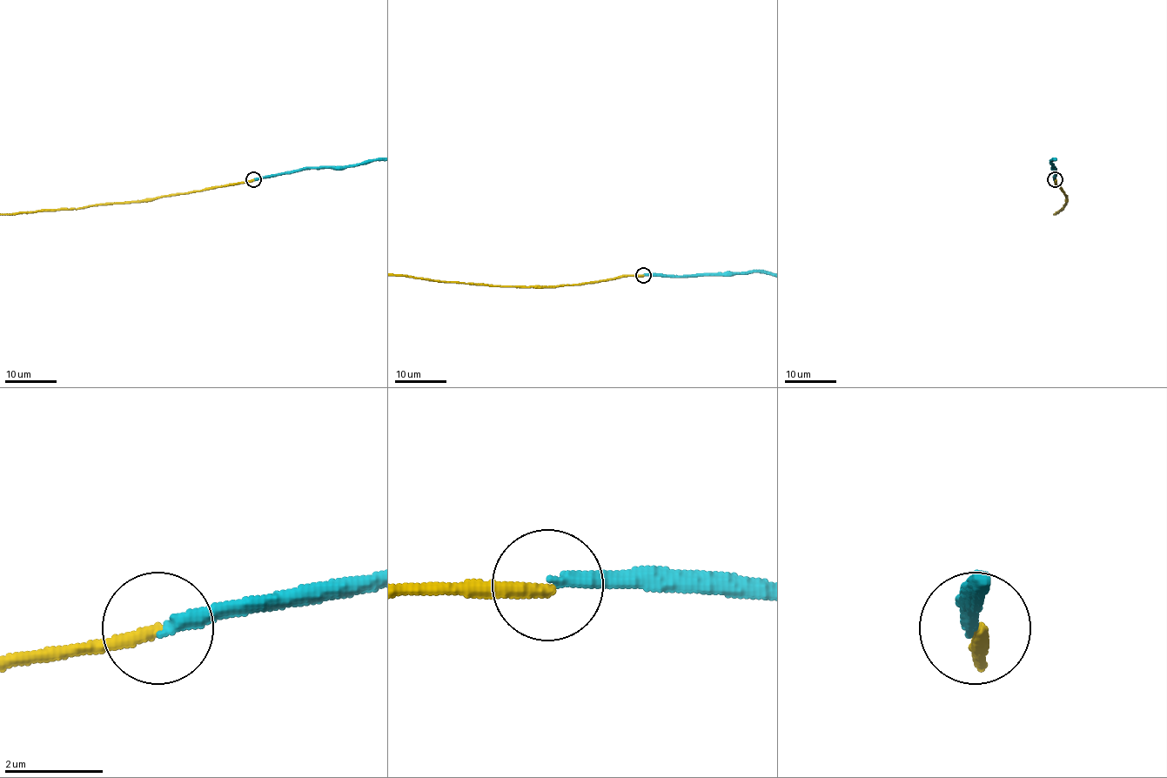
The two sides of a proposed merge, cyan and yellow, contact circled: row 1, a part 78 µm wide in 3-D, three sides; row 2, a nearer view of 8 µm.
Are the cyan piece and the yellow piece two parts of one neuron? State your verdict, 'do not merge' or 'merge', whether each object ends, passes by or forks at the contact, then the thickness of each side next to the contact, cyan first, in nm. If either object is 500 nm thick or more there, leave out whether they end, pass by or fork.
do not merge | cyan ends | yellow ends | 300/280 nm

